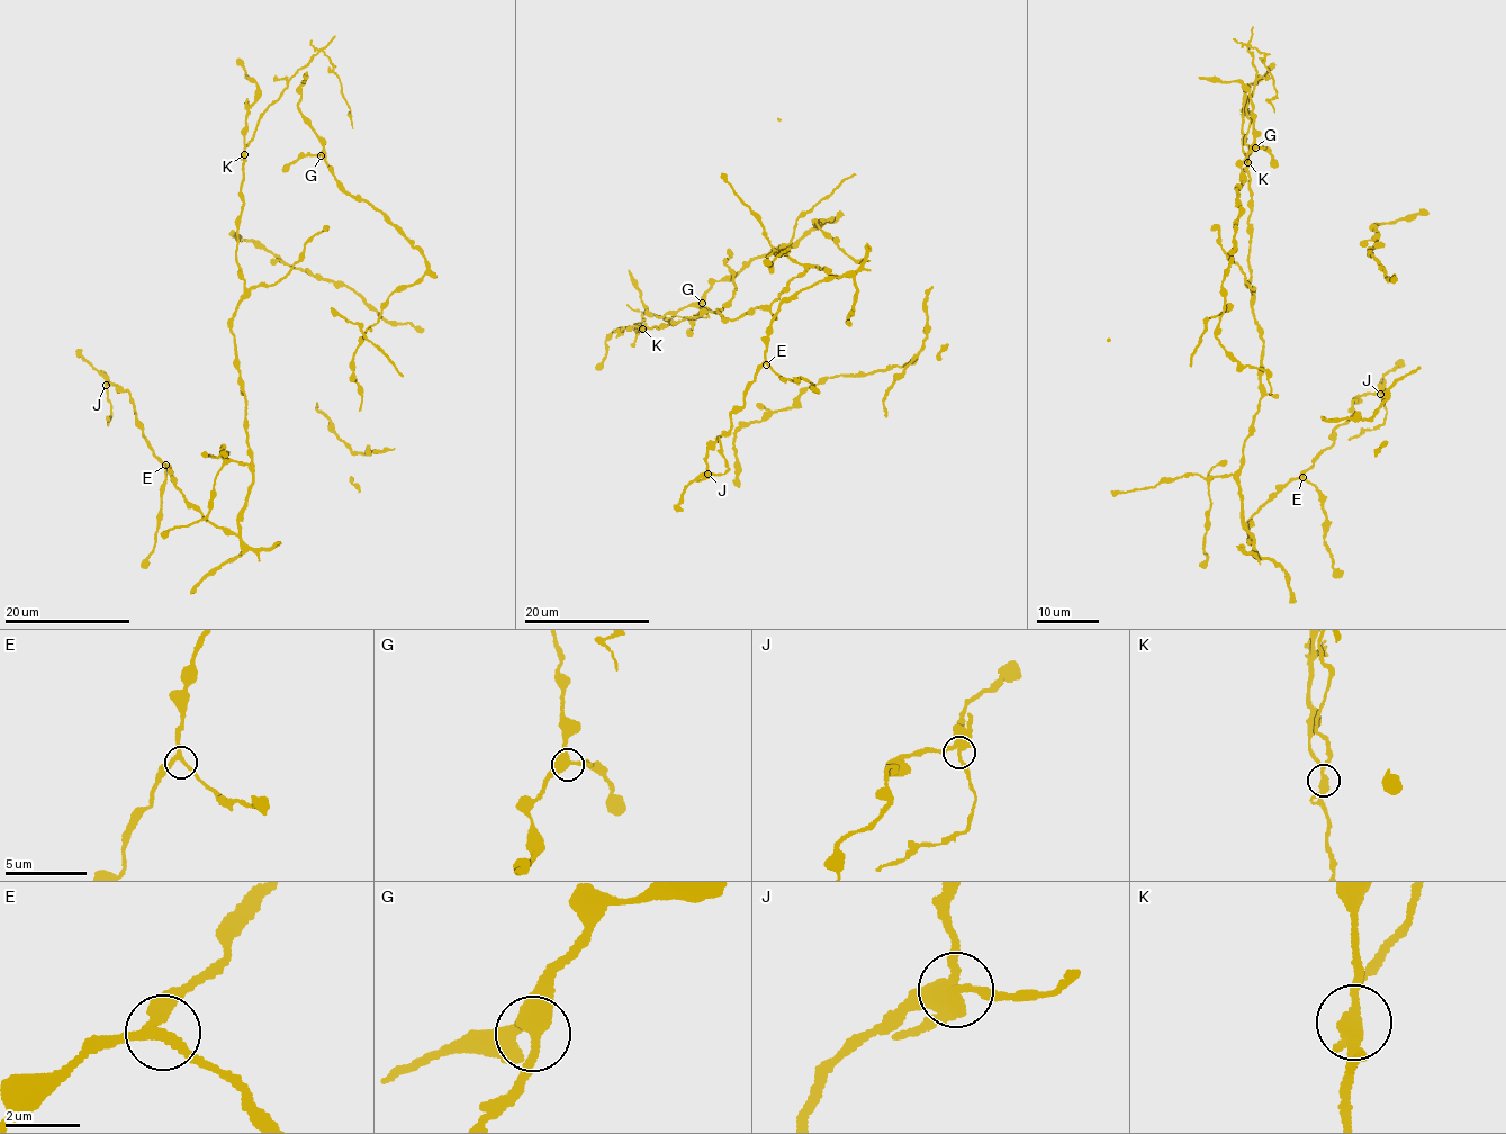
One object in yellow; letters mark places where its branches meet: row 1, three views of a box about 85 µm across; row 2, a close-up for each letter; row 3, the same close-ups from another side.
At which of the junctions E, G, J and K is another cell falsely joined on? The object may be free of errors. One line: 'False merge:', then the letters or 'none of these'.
False merge: K

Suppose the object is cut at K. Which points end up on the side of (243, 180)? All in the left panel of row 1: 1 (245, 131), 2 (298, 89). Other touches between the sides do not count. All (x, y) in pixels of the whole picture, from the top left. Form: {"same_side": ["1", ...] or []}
{"same_side": ["1", "2"]}

